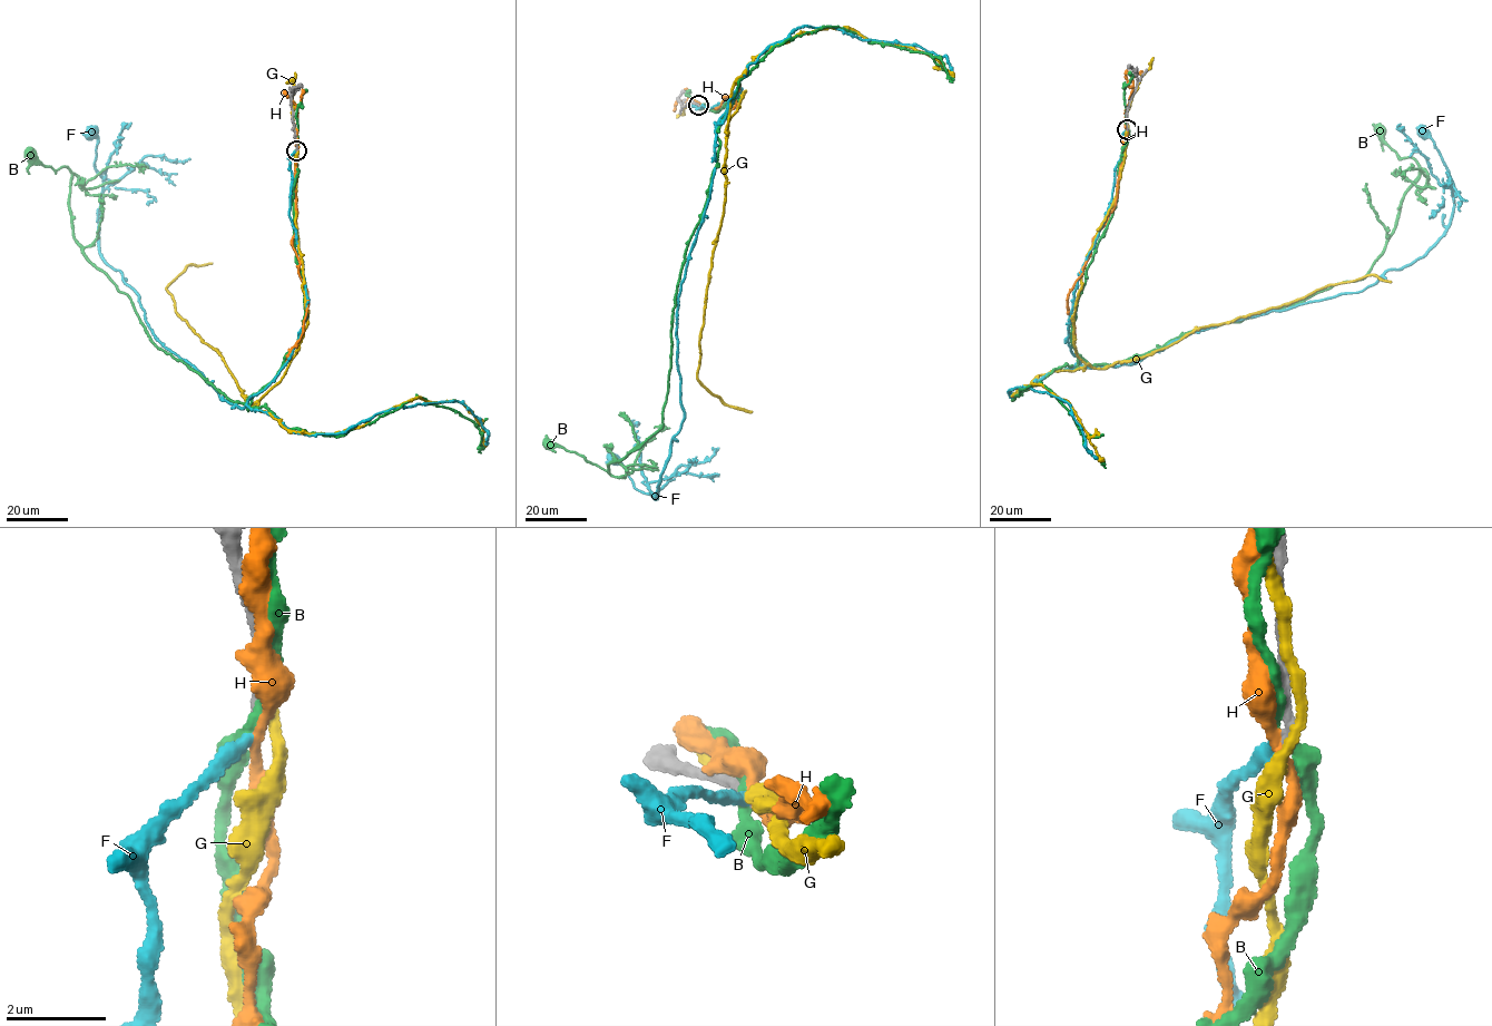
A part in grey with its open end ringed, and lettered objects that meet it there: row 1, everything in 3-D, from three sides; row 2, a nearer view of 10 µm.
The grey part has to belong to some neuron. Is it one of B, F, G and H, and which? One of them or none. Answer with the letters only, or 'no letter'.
F

